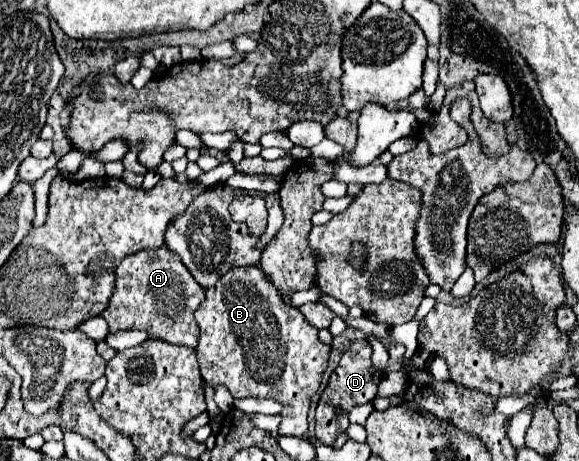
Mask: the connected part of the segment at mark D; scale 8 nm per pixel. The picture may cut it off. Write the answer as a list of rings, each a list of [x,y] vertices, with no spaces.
[[[366,339],[354,341],[352,347],[342,355],[336,371],[330,375],[328,387],[324,389],[324,393],[318,401],[318,407],[316,407],[316,437],[324,445],[334,445],[336,437],[348,429],[348,425],[350,425],[348,415],[350,415],[352,407],[368,403],[376,397],[382,375],[372,367],[370,355],[372,355],[372,345]]]

